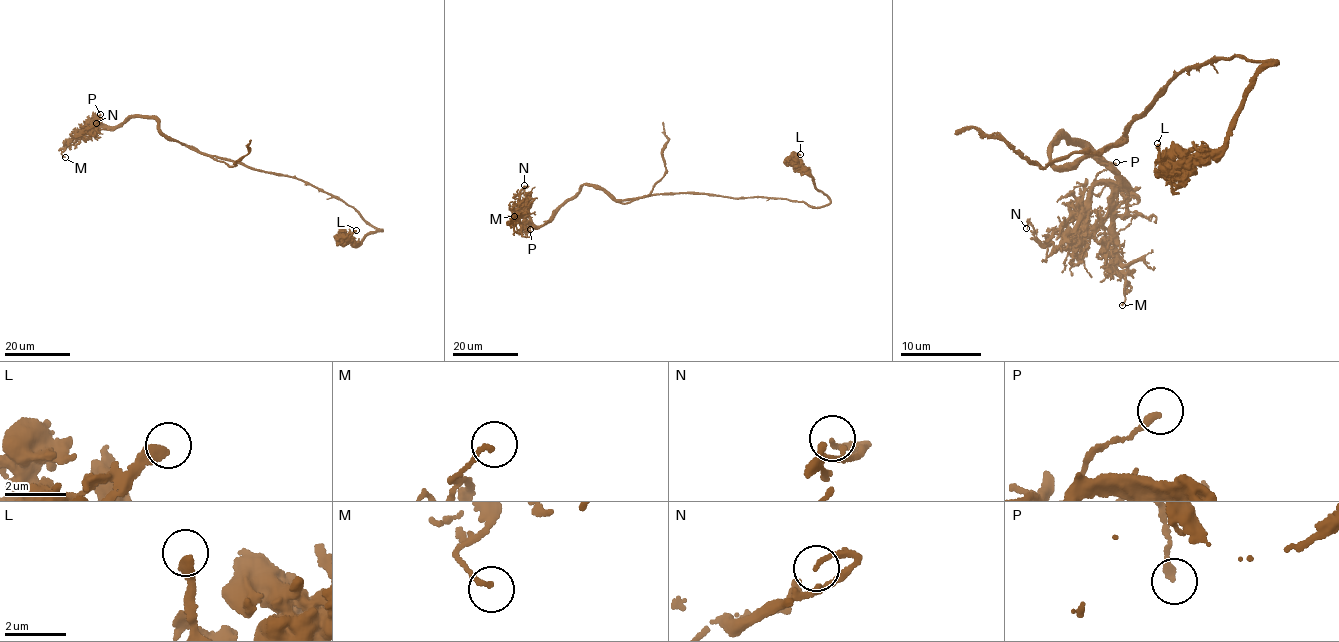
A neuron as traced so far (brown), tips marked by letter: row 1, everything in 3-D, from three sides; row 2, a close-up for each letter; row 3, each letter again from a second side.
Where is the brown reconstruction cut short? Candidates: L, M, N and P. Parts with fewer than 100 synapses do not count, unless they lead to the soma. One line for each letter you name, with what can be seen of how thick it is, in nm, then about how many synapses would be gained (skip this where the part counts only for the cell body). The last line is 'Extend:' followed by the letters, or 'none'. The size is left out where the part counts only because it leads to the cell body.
Extend: none

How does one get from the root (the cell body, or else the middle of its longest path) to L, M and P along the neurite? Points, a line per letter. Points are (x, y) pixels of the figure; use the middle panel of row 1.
L: (679, 194), (783, 198), (824, 206), (830, 201), (795, 159), (795, 155), (800, 154)
M: (679, 194), (617, 199), (585, 184), (542, 225), (518, 219), (513, 223), (510, 220), (514, 216)
P: (679, 194), (617, 199), (603, 190), (584, 184), (542, 225), (536, 225), (525, 216), (530, 229)

